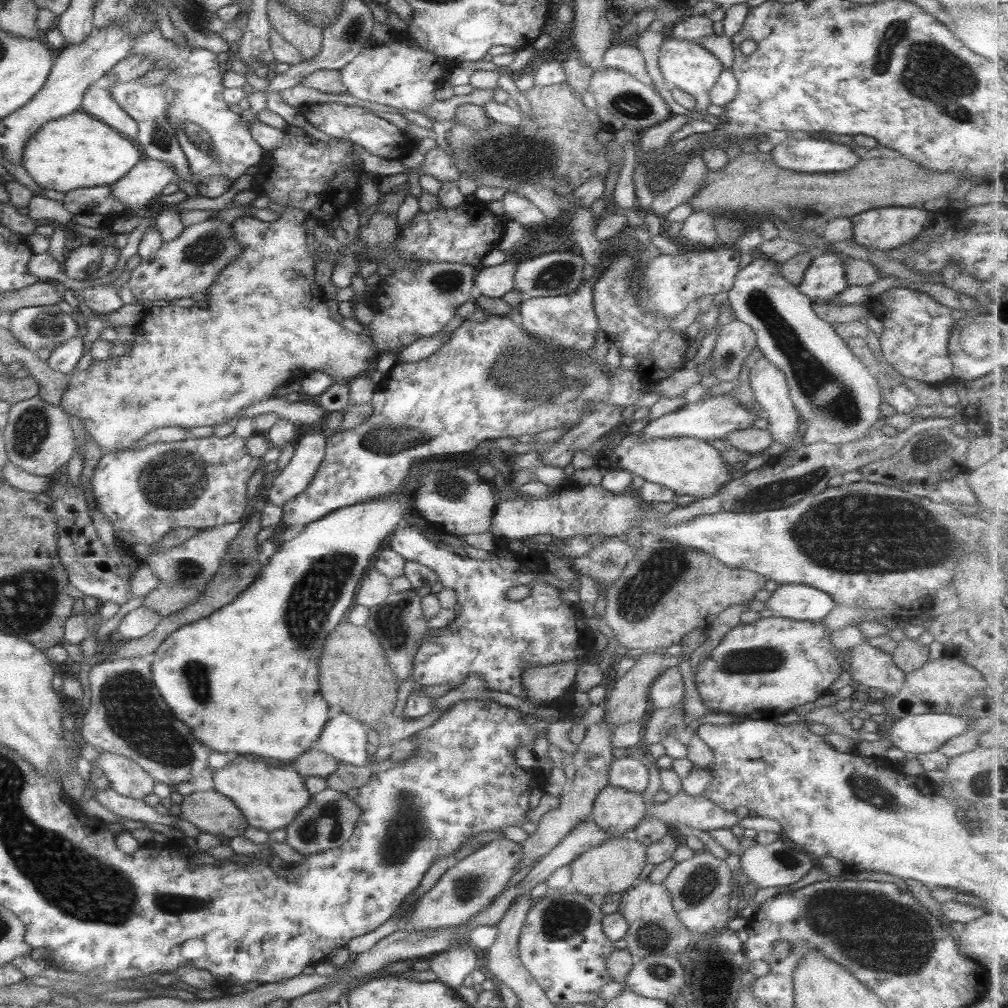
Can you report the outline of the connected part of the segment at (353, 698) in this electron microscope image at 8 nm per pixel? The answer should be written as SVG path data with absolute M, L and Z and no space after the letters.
M346 620L335 626L319 656L319 692L329 708L328 718L347 714L379 734L380 718L392 712L397 695L397 679L383 656L380 640L366 627L353 626Z

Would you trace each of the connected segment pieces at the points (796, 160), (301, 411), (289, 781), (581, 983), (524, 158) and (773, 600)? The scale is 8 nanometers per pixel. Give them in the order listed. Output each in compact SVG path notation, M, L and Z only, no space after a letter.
M791 134L775 144L769 154L773 162L782 169L794 173L825 174L851 168L857 162L853 147L848 143L831 144L827 140L801 140Z
M271 396L265 400L252 402L252 405L246 406L227 423L234 426L239 418L252 418L252 416L256 417L268 412L274 412L279 419L296 426L302 424L323 425L324 418L328 413L324 408L319 408L313 400L302 398L294 402L287 402L285 398Z
M251 755L228 757L222 768L212 770L211 780L212 789L233 802L249 827L265 832L285 828L311 796L305 790L304 779L293 769L268 765Z
M555 892L543 896L527 911L517 937L518 959L554 1005L591 1002L597 999L599 988L610 981L606 959L615 948L614 942L603 934L603 917L597 900L577 892Z
M565 82L547 86L532 85L526 91L520 91L520 94L527 100L531 115L523 115L520 112L521 122L518 130L491 119L478 131L468 129L468 126L457 122L447 128L444 139L451 150L453 166L458 172L465 172L477 187L501 188L504 193L513 193L513 188L521 187L523 183L537 184L551 190L557 181L565 181L571 189L575 189L592 176L604 180L610 169L606 144L614 136L610 125L600 121L595 110L585 107L580 96Z
M801 584L777 585L763 603L775 617L811 622L821 620L835 606L828 594Z

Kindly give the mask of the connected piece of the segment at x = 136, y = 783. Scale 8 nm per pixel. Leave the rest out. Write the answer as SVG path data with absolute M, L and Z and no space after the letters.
M99 753L97 759L94 762L95 770L99 769L102 772L102 776L105 776L107 782L109 782L109 788L125 796L125 798L133 798L133 800L142 799L143 797L151 794L154 780L136 763L128 758L123 758L113 753Z

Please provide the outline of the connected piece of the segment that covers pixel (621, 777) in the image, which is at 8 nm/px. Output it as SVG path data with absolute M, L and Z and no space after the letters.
M613 759L608 770L608 785L641 793L648 783L648 770L637 759Z

